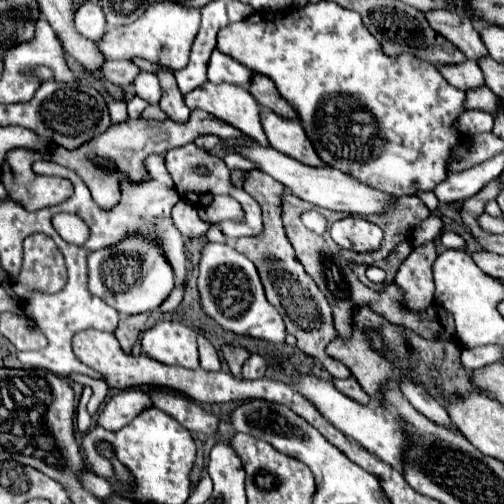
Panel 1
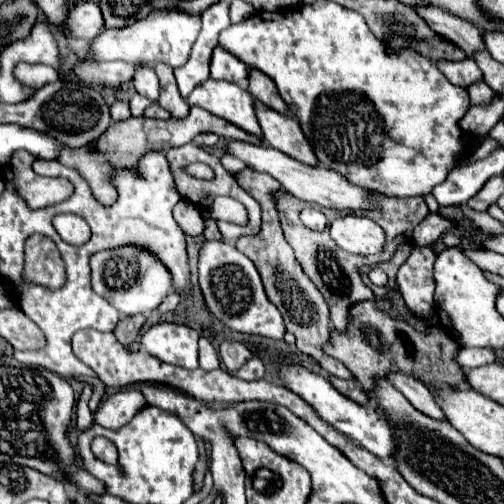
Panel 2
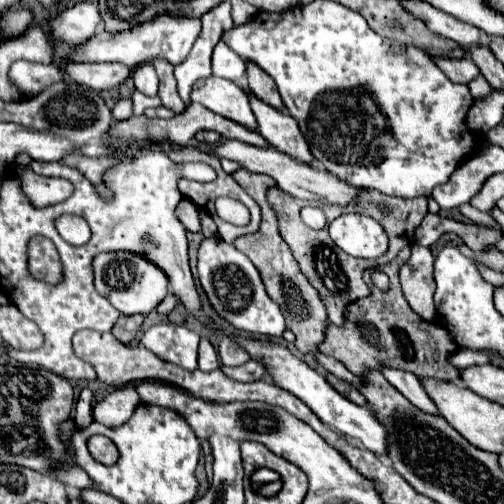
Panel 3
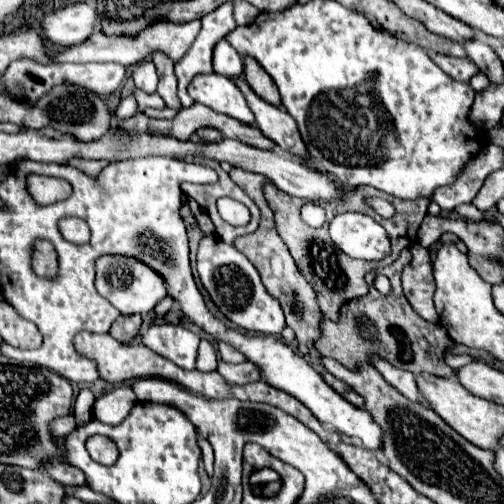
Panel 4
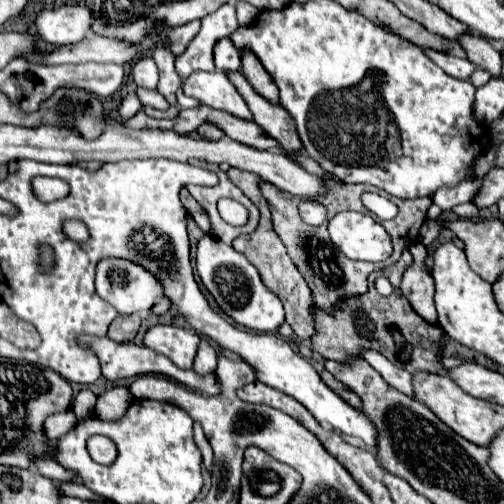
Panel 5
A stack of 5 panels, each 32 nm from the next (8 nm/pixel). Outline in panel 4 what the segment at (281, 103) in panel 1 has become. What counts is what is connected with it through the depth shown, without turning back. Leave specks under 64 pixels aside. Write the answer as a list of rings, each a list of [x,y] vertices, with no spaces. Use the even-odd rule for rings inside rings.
[[[244,58],[244,76],[246,76],[248,86],[250,86],[262,100],[266,100],[268,104],[278,106],[278,108],[282,106],[276,84],[272,84],[272,78],[264,72],[264,68],[260,68],[260,64],[256,64],[256,60]]]

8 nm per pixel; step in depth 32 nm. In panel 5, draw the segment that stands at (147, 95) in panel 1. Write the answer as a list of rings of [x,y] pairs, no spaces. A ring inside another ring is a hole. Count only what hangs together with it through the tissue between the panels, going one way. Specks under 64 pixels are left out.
[[[144,56],[140,62],[132,68],[132,78],[136,86],[142,86],[146,90],[154,90],[158,84],[158,68],[150,56]]]

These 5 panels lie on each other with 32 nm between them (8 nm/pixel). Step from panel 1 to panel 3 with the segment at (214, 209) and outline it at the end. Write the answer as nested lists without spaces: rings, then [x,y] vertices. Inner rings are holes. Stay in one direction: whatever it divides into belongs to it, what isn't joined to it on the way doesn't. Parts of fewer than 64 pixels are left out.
[[[218,198],[216,200],[216,216],[222,216],[222,220],[228,218],[228,222],[236,224],[236,226],[246,226],[250,220],[248,210],[232,198]]]

